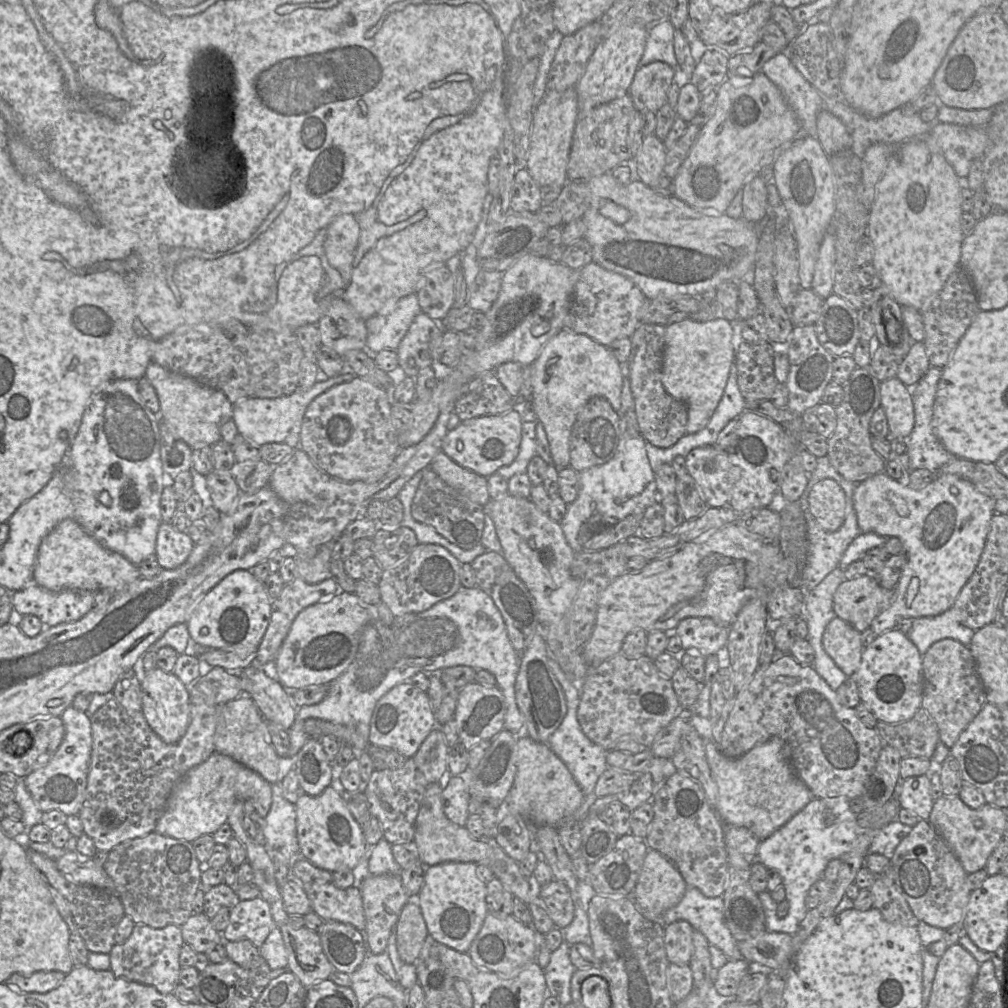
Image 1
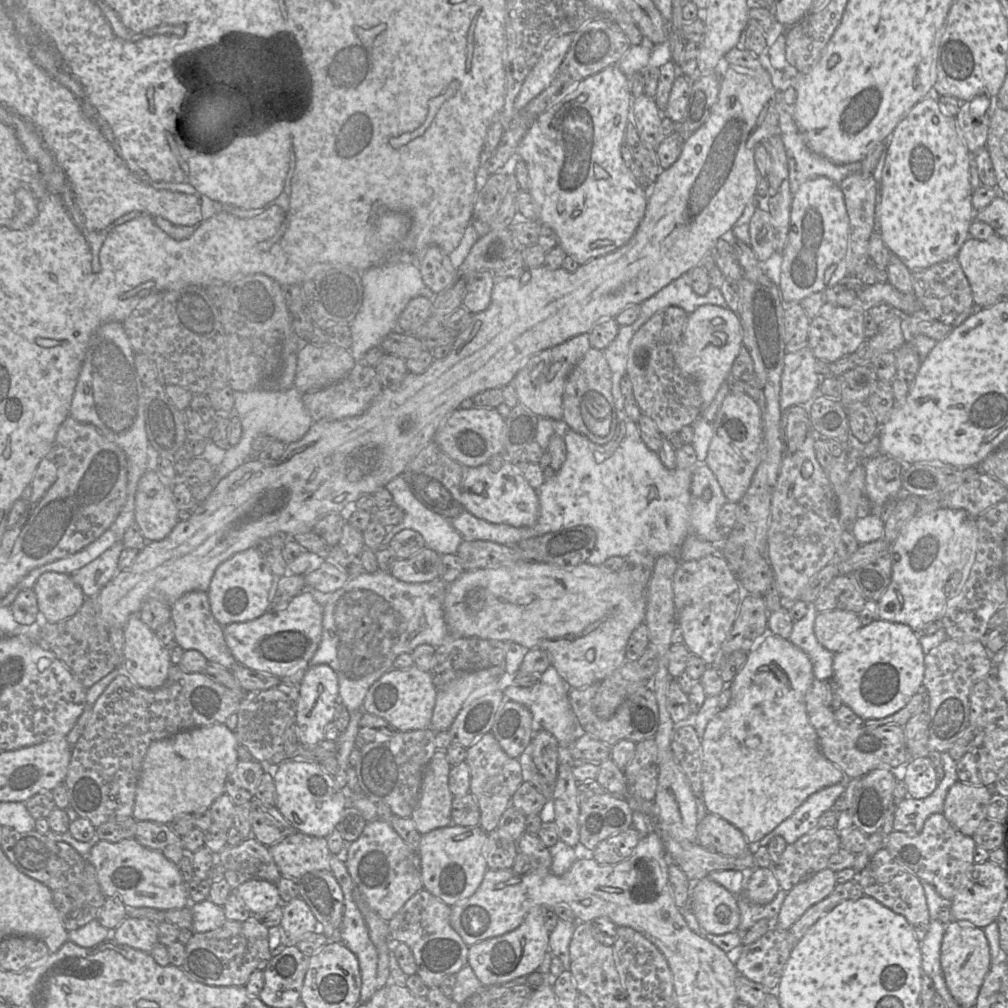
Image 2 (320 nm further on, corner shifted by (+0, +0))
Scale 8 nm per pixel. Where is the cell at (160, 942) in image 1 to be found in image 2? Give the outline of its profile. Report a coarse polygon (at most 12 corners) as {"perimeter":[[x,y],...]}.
{"perimeter":[[127,916],[110,939],[149,953],[158,943],[158,924]]}

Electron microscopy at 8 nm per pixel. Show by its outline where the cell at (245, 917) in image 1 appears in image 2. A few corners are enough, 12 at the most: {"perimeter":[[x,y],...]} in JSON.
{"perimeter":[[248,880],[233,891],[252,914],[283,905],[277,886]]}

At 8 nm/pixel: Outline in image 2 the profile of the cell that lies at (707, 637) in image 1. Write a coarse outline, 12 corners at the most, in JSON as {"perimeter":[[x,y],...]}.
{"perimeter":[[720,554],[679,562],[676,626],[707,666],[745,593]]}

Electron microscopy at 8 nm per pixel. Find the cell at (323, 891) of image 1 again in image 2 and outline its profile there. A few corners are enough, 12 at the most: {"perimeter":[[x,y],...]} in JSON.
{"perimeter":[[296,831],[267,847],[281,876],[330,870],[326,838]]}

